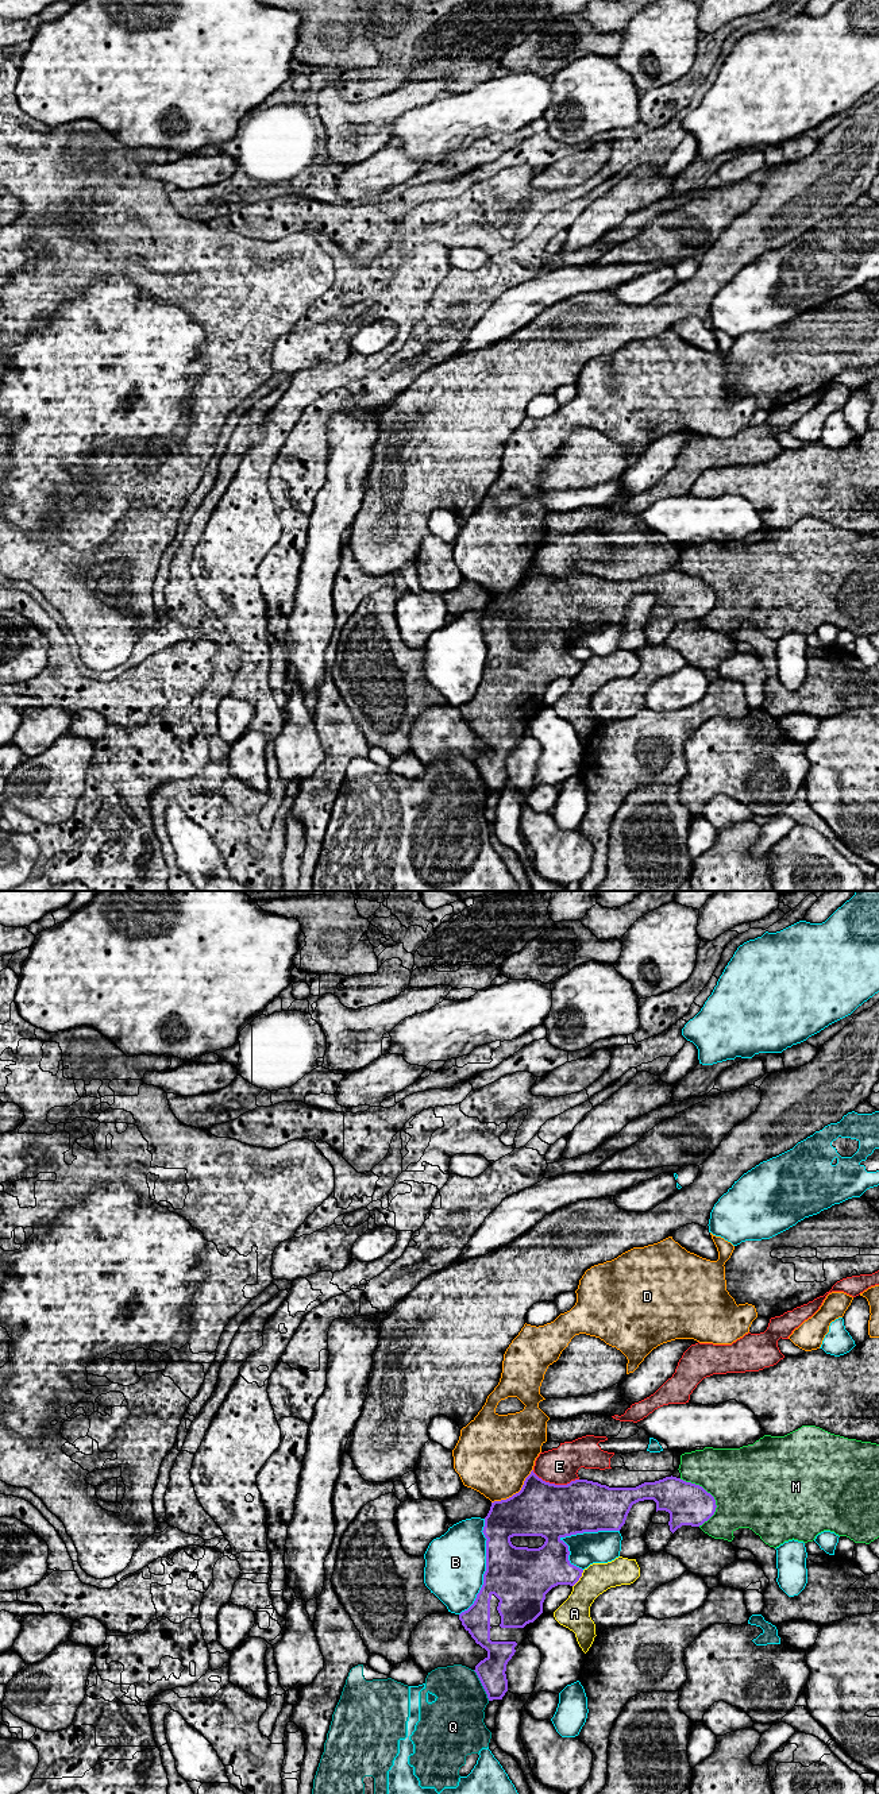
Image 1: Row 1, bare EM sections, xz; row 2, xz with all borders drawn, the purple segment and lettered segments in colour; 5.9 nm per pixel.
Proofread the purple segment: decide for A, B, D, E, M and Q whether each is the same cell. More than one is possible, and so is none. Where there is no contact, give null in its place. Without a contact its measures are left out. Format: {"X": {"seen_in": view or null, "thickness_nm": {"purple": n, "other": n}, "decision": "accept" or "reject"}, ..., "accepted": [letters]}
{"A": {"seen_in": "xz", "thickness_nm": {"purple": 260, "other": 190}, "decision": "reject"}, "B": {"seen_in": "xz", "thickness_nm": {"purple": 360, "other": 360}, "decision": "reject"}, "D": {"seen_in": "xz", "thickness_nm": {"purple": 320, "other": 440}, "decision": "reject"}, "E": {"seen_in": "xz", "thickness_nm": {"purple": 320, "other": 220}, "decision": "accept"}, "M": {"seen_in": "xz", "thickness_nm": {"purple": 260, "other": 460}, "decision": "reject"}, "Q": {"seen_in": "xz", "thickness_nm": {"purple": 160, "other": 320}, "decision": "reject"}, "accepted": ["E"]}

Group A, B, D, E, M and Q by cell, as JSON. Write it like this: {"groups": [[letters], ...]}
{"groups": [["A"], ["B", "Q"], ["D"], ["E"], ["M"]]}

